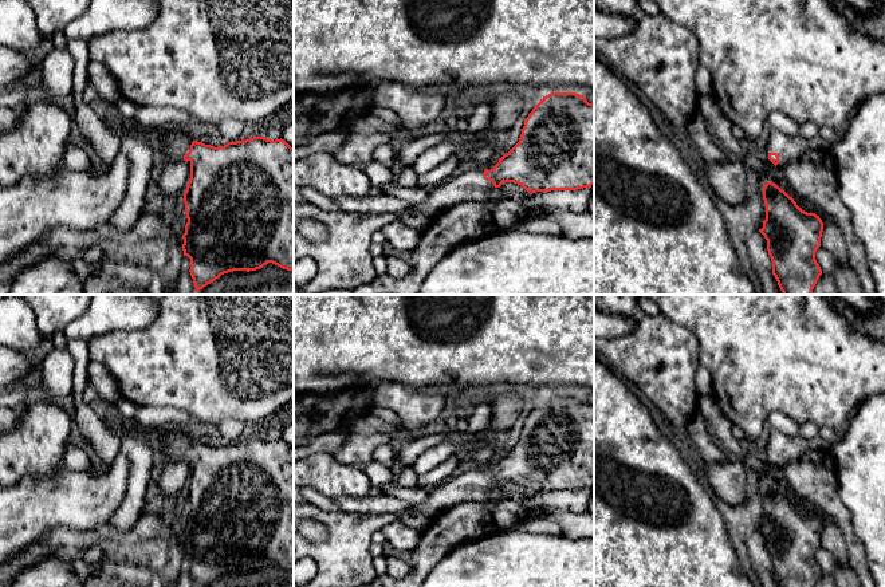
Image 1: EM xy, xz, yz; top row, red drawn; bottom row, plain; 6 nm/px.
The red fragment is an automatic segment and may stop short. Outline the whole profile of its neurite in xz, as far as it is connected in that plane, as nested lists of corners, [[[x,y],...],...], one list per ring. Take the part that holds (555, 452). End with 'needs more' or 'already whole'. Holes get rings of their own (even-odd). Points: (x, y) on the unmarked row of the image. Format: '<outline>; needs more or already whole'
[[[551,393],[540,399],[524,421],[519,442],[495,466],[485,470],[471,470],[452,477],[447,484],[429,489],[420,504],[412,505],[414,513],[429,519],[445,513],[469,501],[484,501],[495,488],[503,482],[522,485],[527,492],[577,491],[591,488],[594,484],[594,405],[575,393]]]; needs more

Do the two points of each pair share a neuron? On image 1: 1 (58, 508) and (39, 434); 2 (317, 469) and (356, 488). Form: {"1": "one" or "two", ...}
{"1": "two", "2": "one"}

